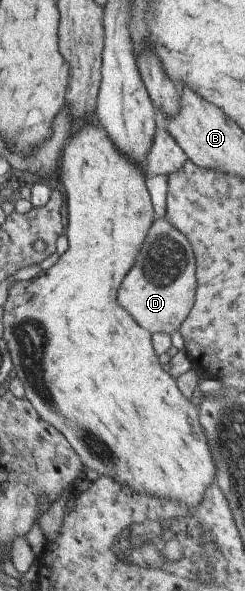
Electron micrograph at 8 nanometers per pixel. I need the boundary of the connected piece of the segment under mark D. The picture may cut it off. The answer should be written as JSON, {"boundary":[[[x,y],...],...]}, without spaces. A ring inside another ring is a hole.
{"boundary":[[[154,217],[152,225],[148,227],[144,241],[140,243],[142,249],[136,257],[134,267],[128,271],[128,275],[124,277],[120,289],[118,289],[118,303],[130,313],[130,317],[144,327],[149,333],[166,333],[171,334],[178,330],[180,323],[186,319],[192,305],[195,301],[195,292],[197,282],[195,279],[195,255],[192,254],[191,246],[186,240],[186,237],[176,231],[165,217]]]}

